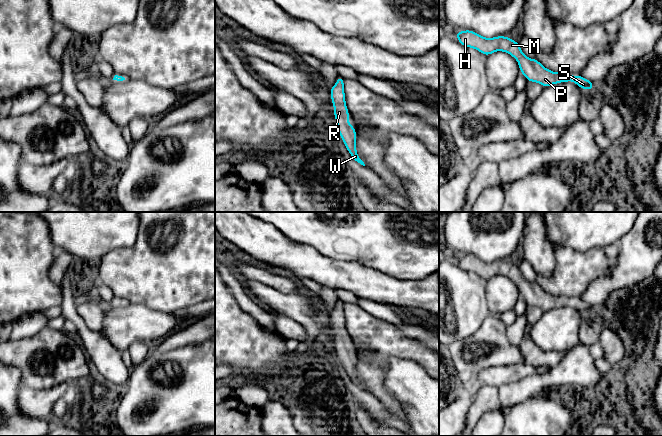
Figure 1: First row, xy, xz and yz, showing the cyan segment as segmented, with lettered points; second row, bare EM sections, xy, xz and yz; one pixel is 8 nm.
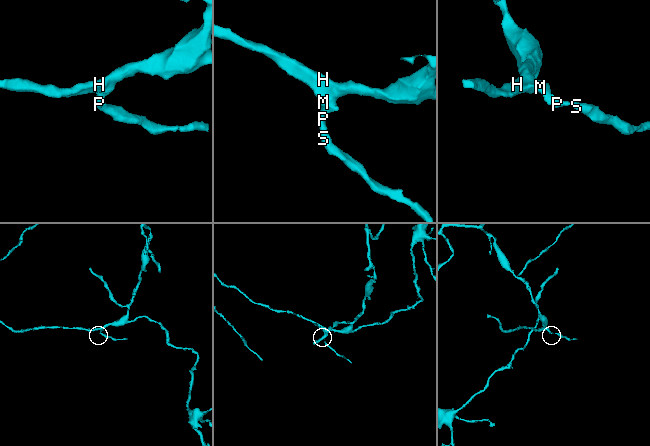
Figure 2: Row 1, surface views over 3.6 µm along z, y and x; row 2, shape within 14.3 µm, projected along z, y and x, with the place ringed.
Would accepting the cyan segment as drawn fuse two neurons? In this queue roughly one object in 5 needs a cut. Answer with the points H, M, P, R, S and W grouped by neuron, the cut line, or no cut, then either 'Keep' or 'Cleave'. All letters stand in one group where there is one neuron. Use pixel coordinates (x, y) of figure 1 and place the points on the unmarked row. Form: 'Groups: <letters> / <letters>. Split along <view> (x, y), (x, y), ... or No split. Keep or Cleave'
Groups: H M P R S W. No split. Keep

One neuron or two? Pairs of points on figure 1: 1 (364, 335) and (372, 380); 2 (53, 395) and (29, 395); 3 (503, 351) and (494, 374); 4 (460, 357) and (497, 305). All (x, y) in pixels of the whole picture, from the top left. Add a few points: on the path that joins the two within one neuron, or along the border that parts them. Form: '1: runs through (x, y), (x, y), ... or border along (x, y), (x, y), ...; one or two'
1: runs through (375, 346), (379, 350), (379, 363), (375, 369); one
2: runs through (47, 395), (35, 395); one
3: border along (520, 363), (490, 366), (477, 371); two
4: border along (490, 312), (499, 315); two

